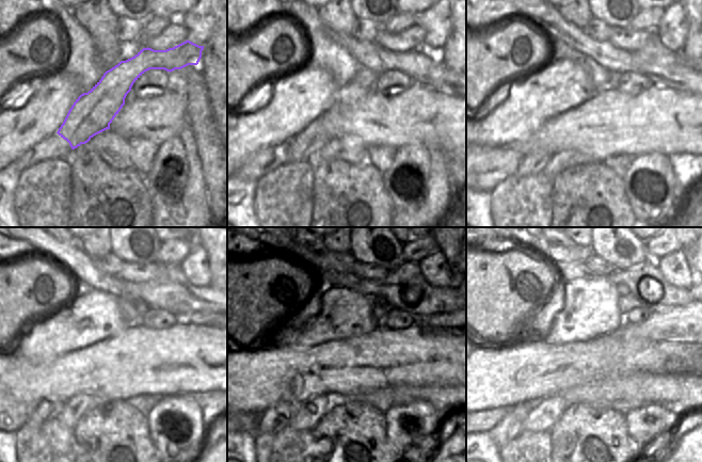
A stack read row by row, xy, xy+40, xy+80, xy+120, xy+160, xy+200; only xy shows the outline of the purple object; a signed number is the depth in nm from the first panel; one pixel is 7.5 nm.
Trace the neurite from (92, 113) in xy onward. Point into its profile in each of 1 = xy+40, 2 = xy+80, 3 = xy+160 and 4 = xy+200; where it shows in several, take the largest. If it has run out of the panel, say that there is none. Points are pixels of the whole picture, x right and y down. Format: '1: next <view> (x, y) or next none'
1: next xy+40 (328, 126)
2: next xy+80 (533, 161)
3: next xy+160 (273, 419)
4: next xy+200 (510, 426)

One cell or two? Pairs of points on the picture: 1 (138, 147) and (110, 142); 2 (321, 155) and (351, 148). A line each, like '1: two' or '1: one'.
1: two
2: one

